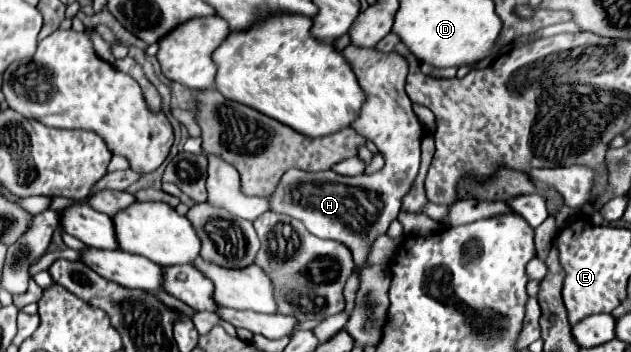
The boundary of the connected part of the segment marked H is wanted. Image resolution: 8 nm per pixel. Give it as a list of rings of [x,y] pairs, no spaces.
[[[348,45],[342,51],[344,59],[350,63],[366,99],[352,129],[370,139],[380,153],[384,153],[386,165],[382,171],[364,177],[344,177],[330,171],[306,173],[300,169],[288,169],[270,197],[272,211],[286,213],[306,225],[310,233],[320,239],[334,239],[344,243],[352,255],[354,263],[366,261],[368,247],[378,235],[384,235],[390,223],[398,217],[402,207],[402,197],[412,187],[420,167],[420,137],[422,127],[412,111],[412,103],[404,93],[404,83],[408,75],[408,63],[398,53],[380,53],[376,49],[364,49]]]

